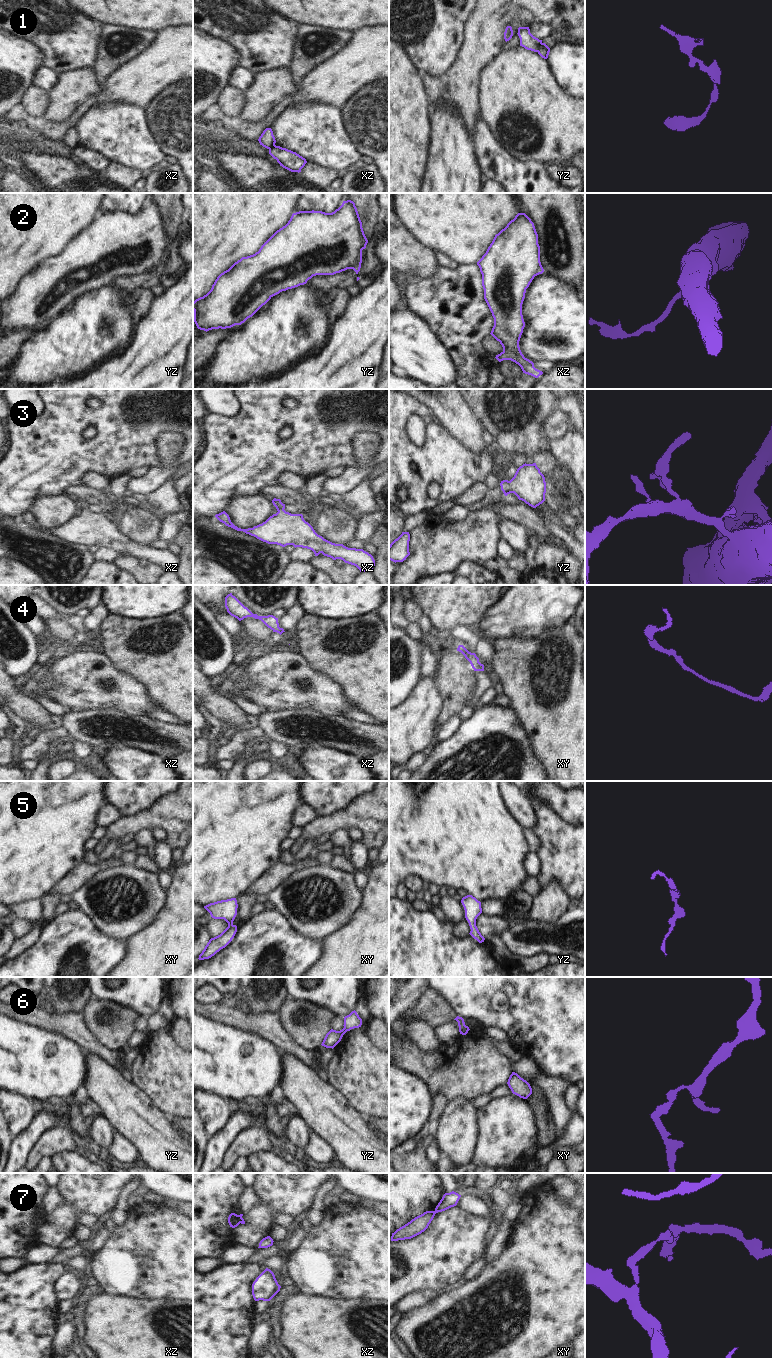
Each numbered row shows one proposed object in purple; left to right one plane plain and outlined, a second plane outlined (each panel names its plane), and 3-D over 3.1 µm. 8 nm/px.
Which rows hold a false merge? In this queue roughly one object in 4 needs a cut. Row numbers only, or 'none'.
1, 7

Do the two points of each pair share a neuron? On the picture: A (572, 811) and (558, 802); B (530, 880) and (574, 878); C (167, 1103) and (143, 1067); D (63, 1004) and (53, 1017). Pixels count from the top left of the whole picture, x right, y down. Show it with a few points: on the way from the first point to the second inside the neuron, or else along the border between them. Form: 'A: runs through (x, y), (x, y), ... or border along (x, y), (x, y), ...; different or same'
A: runs through (568, 807), (561, 806); same
B: border along (536, 876), (541, 889); different
C: runs through (167, 1094), (167, 1091), (152, 1076); same
D: border along (51, 1009), (55, 1011), (80, 1010); different

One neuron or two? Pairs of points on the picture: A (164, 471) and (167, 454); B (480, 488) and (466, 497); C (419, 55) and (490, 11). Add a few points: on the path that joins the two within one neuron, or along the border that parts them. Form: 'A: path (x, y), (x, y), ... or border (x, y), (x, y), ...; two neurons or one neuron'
A: border (156, 465), (171, 465), (178, 468); two neurons
B: path (477, 491), (469, 496); one neuron
C: border (473, 10), (466, 22), (464, 40), (459, 50); two neurons

